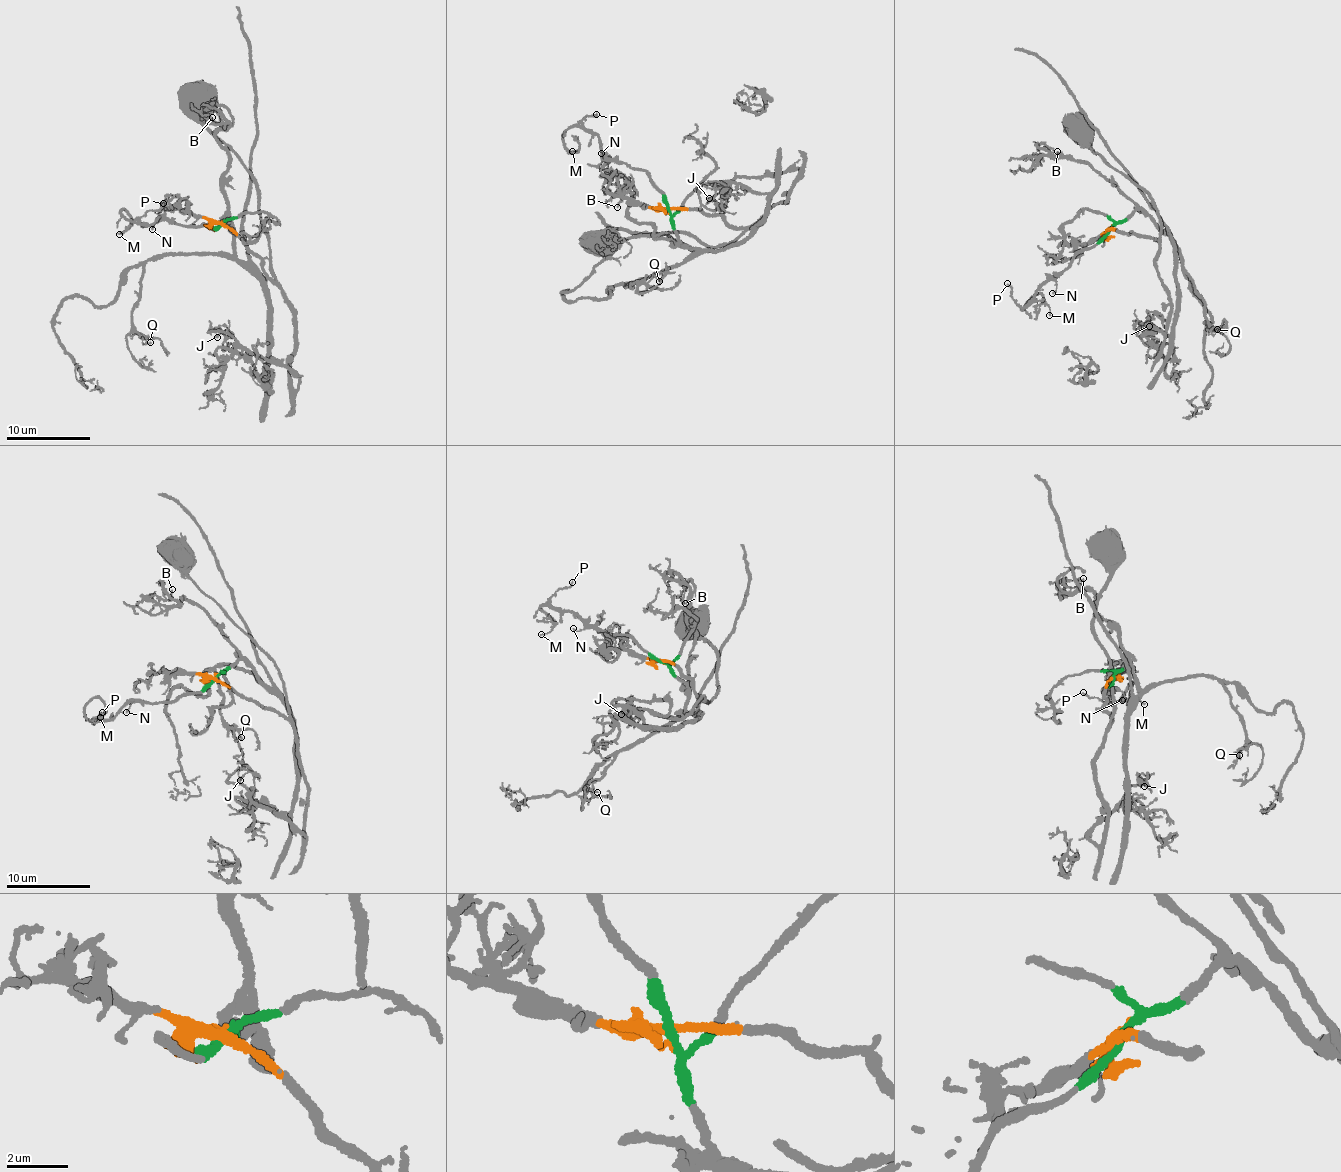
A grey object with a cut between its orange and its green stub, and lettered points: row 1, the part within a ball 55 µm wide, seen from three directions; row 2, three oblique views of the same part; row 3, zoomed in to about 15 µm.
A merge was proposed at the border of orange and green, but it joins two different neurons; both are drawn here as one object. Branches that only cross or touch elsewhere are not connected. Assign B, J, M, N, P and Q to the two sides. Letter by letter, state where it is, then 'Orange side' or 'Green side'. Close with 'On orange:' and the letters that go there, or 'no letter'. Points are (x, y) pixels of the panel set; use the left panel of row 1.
B: Place: (212, 117). Green side
J: Place: (217, 337). Orange side
M: Place: (119, 234). Green side
N: Place: (152, 229). Green side
P: Place: (163, 203). Green side
Q: Place: (150, 342). Green side
On orange: J

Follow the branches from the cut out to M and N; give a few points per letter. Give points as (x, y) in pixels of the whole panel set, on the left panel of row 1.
M: (220, 223), (212, 228), (163, 220), (129, 221), (122, 211), (125, 208), (130, 225), (118, 234)
N: (220, 223), (212, 228), (206, 224), (201, 227), (161, 219), (153, 229)

